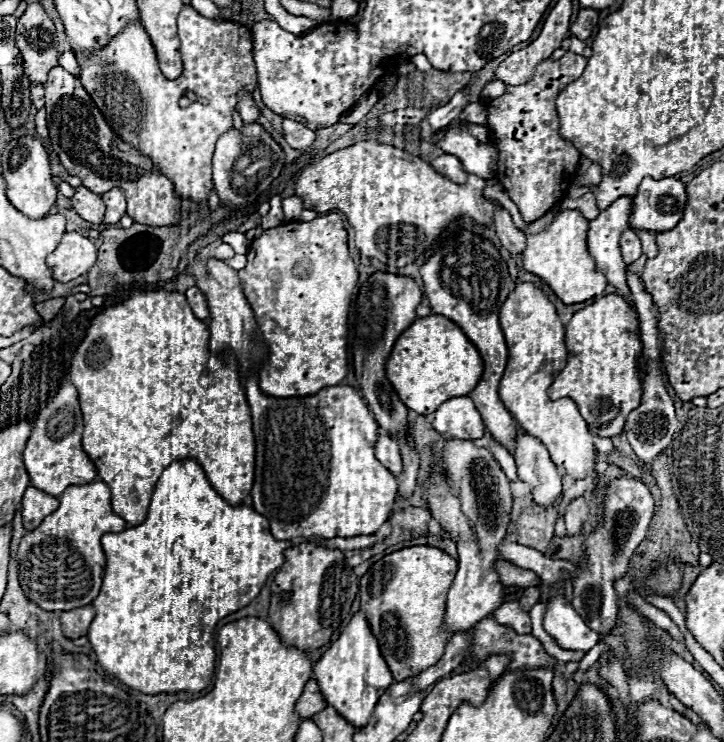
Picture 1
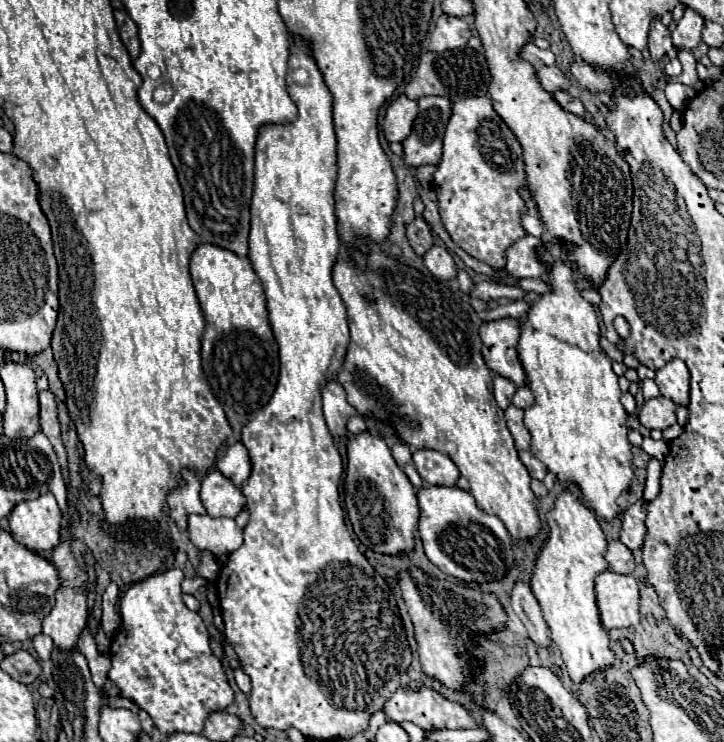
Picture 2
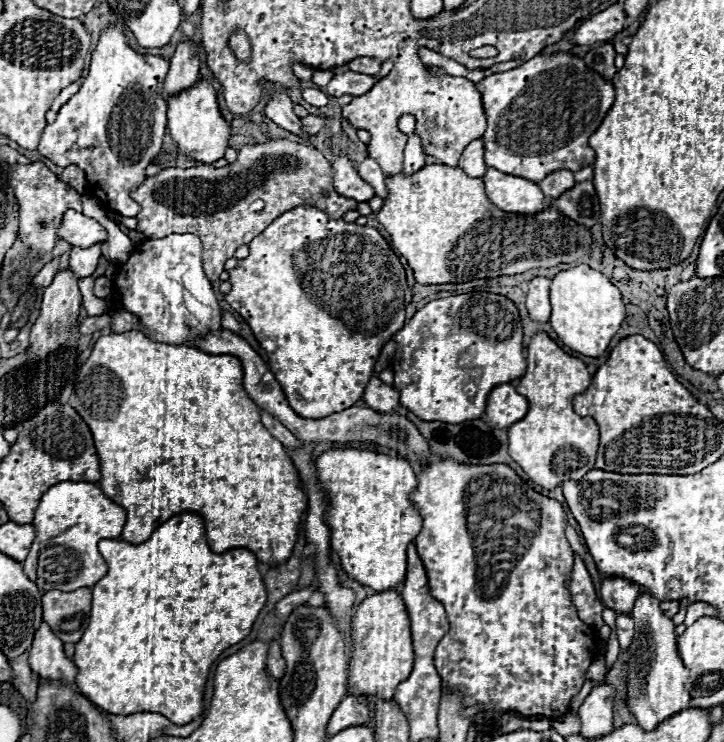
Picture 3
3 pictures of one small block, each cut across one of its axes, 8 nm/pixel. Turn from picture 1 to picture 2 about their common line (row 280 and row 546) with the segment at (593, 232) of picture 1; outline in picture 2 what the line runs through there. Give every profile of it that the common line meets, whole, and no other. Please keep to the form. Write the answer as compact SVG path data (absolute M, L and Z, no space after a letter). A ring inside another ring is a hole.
M610 542L608 544L606 560L610 564L610 570L618 572L618 574L632 574L634 566L636 566L632 552L622 542Z

